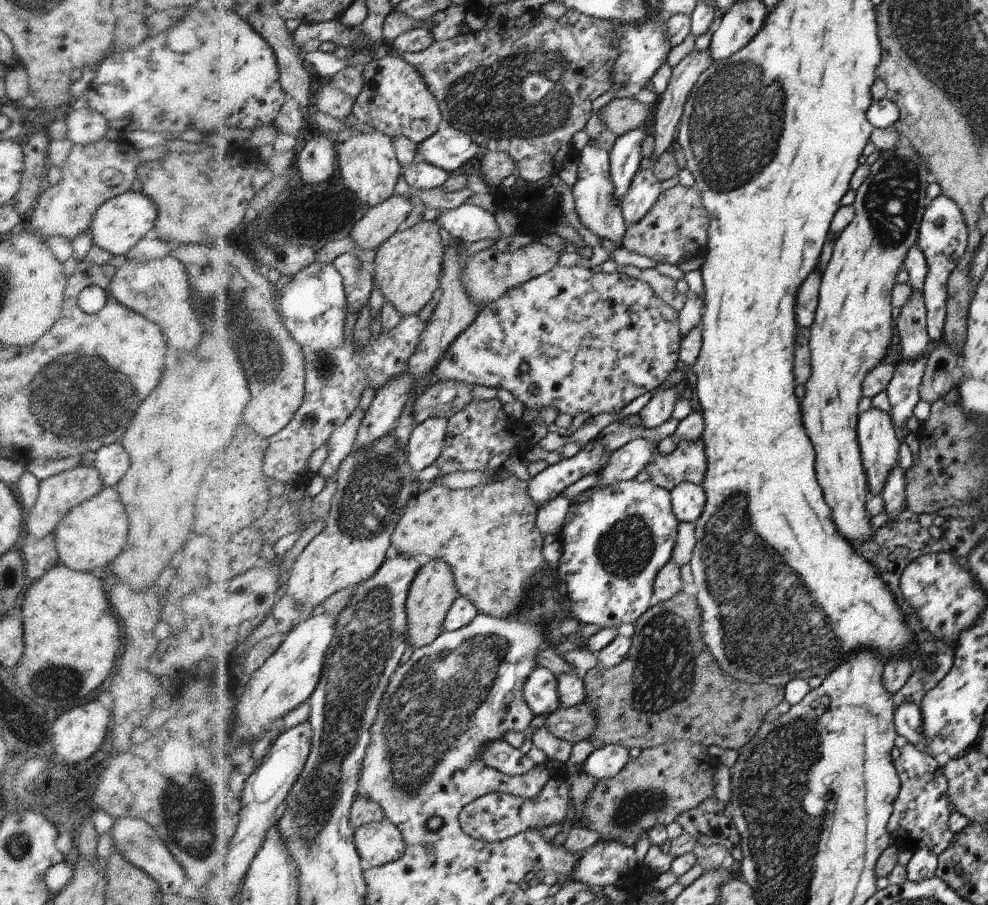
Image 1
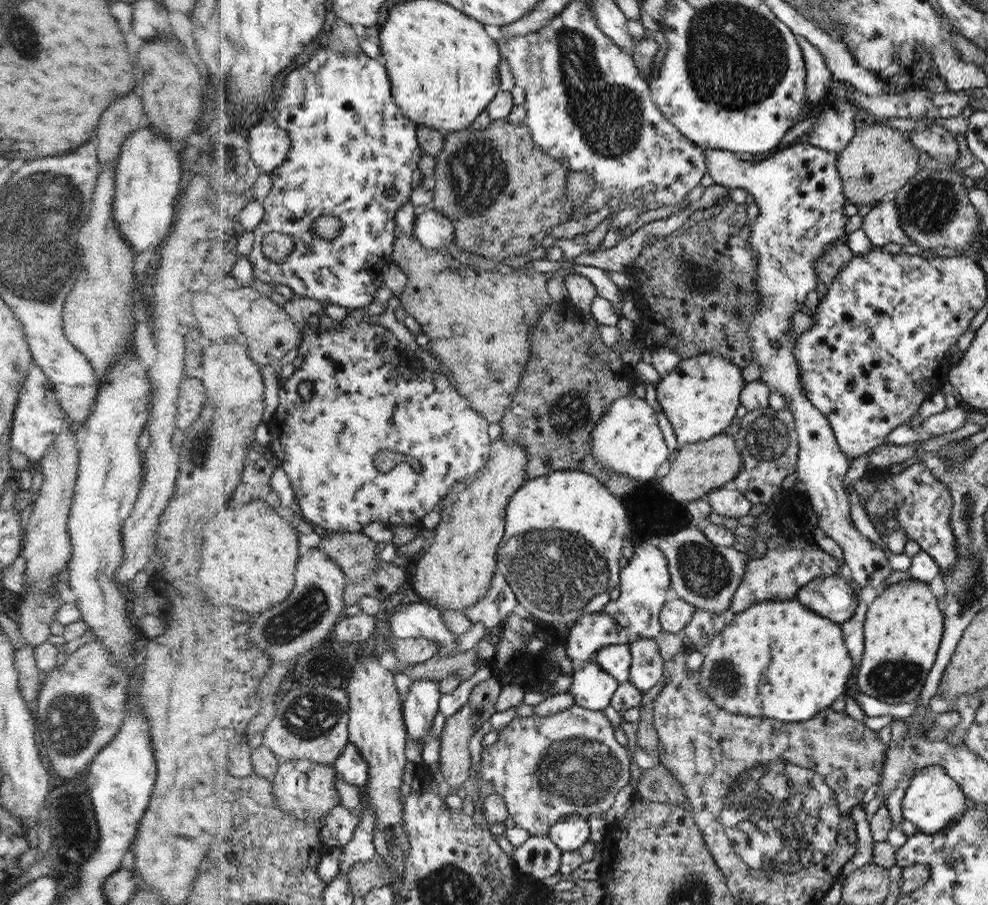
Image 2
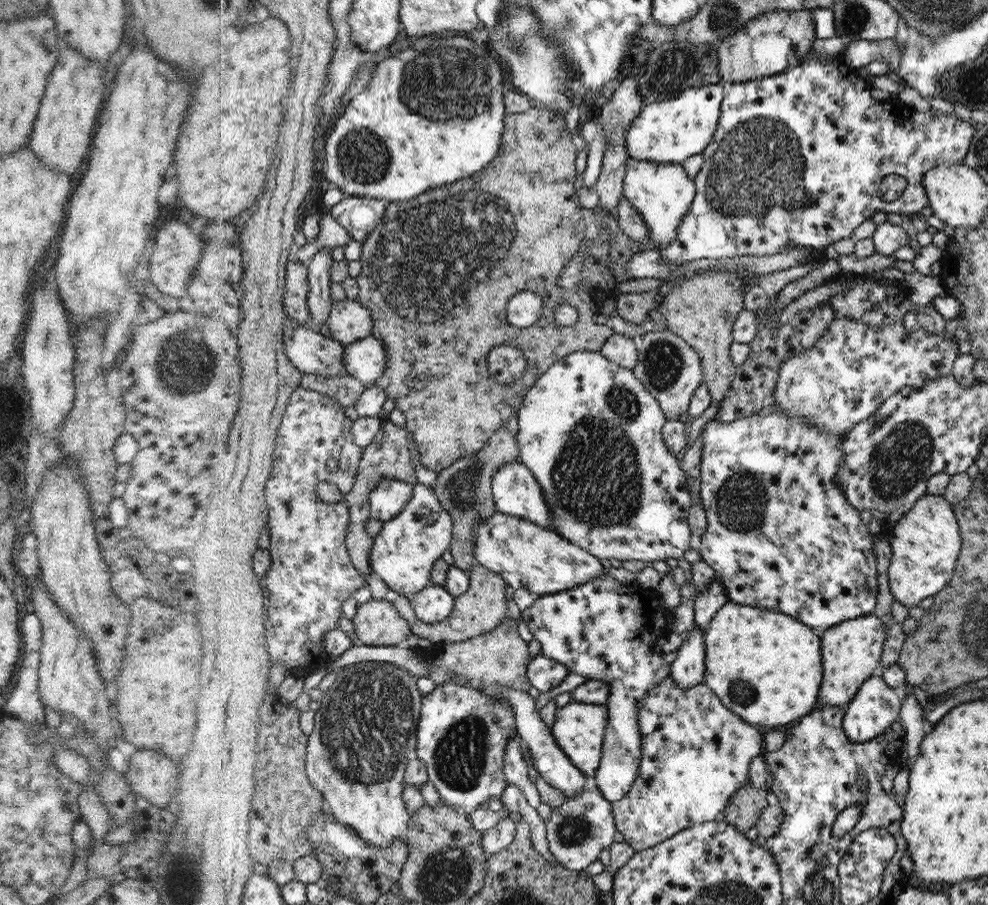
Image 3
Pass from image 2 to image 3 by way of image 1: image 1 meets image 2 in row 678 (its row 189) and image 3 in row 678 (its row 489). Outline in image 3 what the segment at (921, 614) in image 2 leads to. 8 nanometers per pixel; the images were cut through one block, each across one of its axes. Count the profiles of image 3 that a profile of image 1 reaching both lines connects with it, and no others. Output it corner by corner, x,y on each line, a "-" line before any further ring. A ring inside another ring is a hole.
862,616
860,619
847,620
823,631
824,635
824,684
820,686
820,702
822,706
846,707
855,699
859,689
878,670
884,638
886,638
886,623
872,616

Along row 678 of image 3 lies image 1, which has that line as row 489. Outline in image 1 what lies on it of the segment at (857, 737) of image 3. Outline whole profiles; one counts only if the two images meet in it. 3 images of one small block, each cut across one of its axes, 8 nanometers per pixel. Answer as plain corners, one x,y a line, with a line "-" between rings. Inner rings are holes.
873,407
860,418
859,446
874,497
882,493
891,471
899,463
901,444
893,425
889,414

